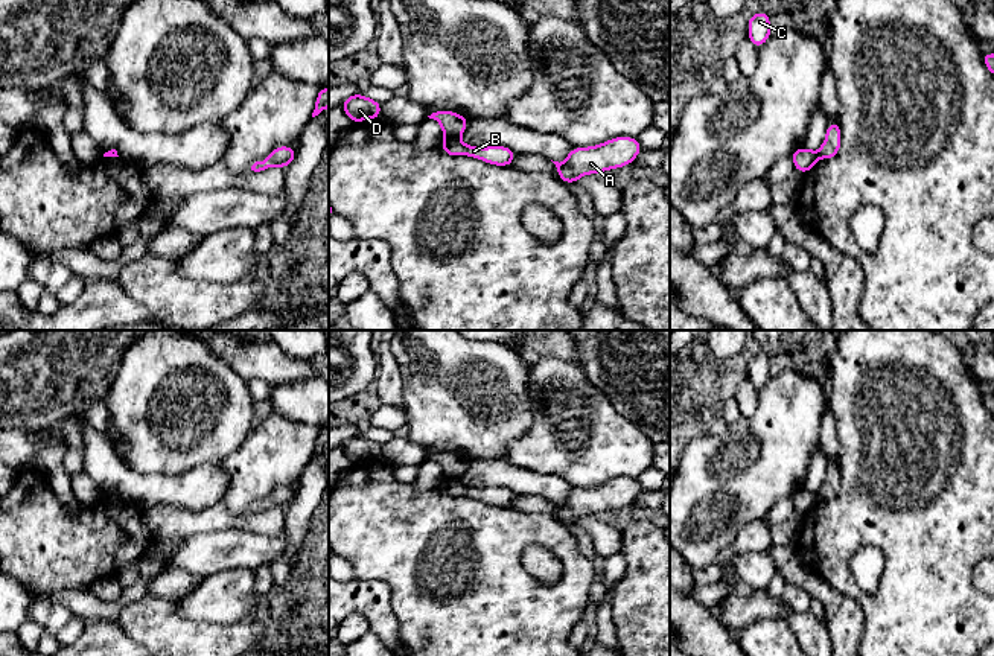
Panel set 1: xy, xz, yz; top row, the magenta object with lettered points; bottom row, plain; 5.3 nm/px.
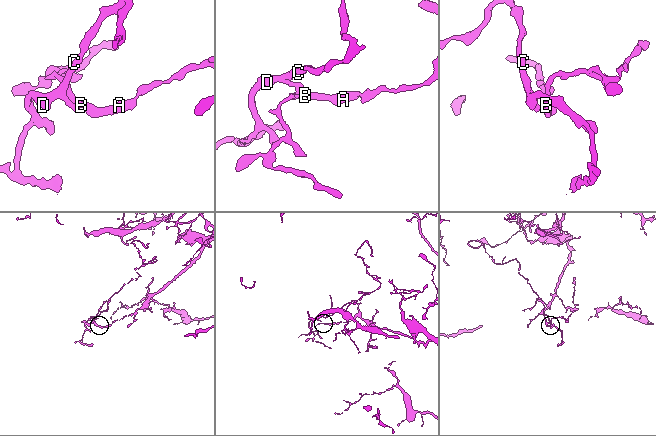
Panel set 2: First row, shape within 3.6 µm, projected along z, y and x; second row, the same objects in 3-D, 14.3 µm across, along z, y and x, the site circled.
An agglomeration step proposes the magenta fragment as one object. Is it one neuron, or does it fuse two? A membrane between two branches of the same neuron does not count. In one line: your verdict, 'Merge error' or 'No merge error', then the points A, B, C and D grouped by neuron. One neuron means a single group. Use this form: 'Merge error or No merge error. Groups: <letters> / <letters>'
Merge error. Groups: A B / C D

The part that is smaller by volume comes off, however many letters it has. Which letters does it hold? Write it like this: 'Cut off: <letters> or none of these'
Cut off: C, D

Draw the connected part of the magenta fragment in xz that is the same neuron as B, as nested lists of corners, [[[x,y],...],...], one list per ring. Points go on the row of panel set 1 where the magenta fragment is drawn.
[[[457,137],[444,139],[441,143],[441,149],[444,154],[457,157],[457,155],[469,155],[473,158],[479,158],[486,163],[495,166],[511,166],[516,152],[505,146],[490,146],[490,148],[476,148],[467,146],[460,142]]]

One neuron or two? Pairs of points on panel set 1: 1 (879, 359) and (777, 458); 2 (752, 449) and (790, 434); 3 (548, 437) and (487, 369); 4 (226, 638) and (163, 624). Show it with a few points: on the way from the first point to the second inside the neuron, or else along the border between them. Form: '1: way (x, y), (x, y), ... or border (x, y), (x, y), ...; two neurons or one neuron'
1: border (827, 387), (830, 407); two neurons
2: way (761, 449), (770, 449), (781, 439); one neuron
3: border (530, 385), (533, 423), (509, 445); two neurons
4: way (210, 638), (178, 638); one neuron

